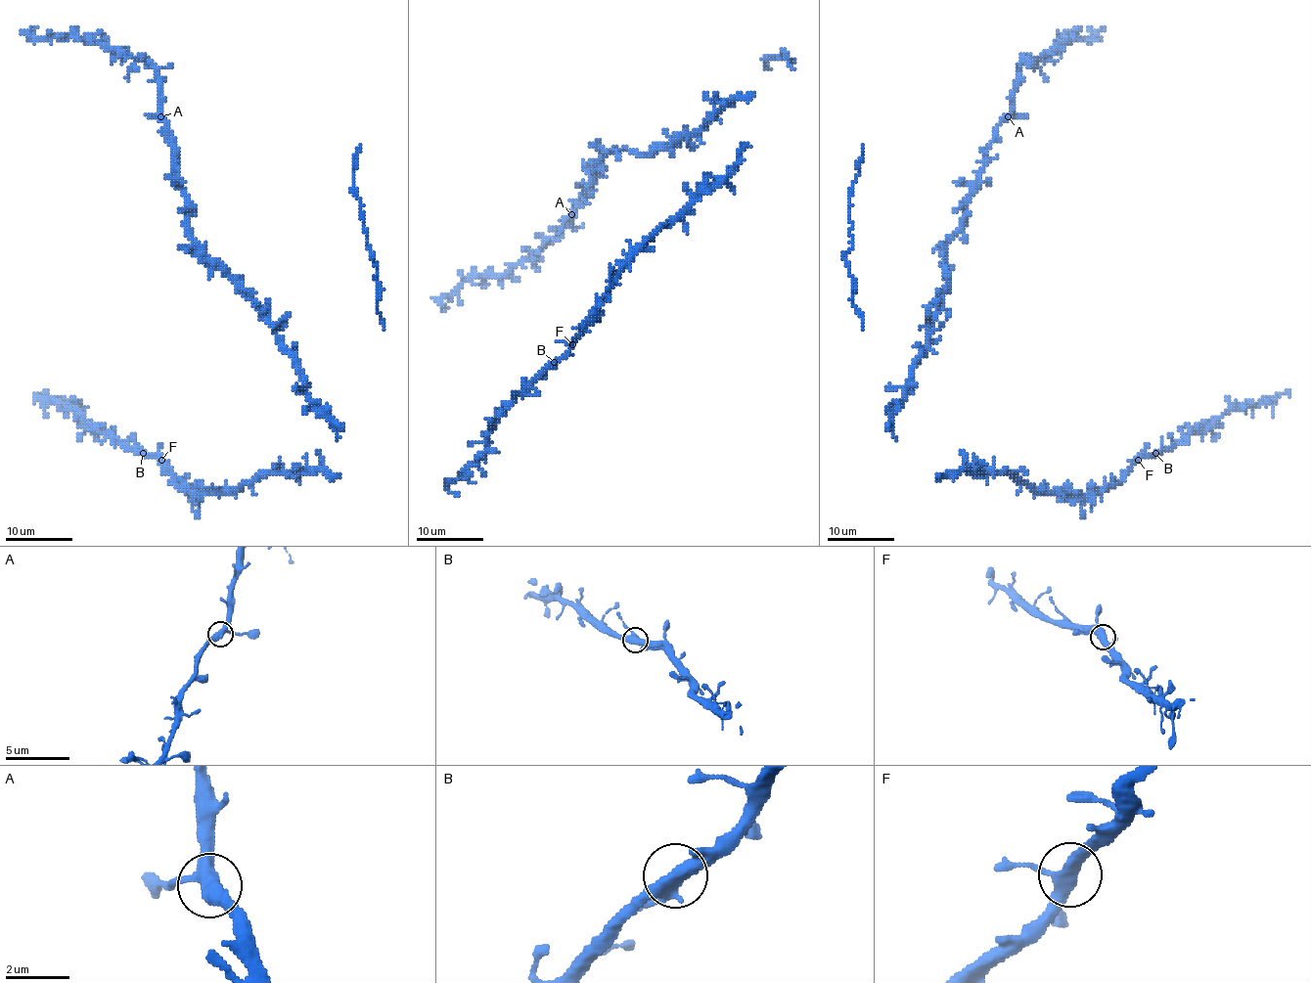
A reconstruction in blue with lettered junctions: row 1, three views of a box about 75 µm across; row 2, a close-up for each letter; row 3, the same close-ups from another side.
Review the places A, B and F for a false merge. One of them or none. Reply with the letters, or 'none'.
none

